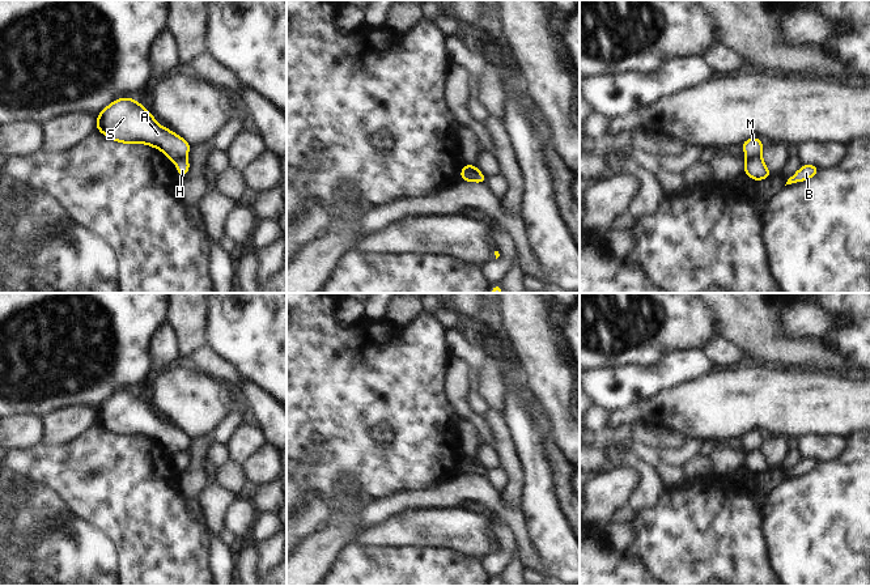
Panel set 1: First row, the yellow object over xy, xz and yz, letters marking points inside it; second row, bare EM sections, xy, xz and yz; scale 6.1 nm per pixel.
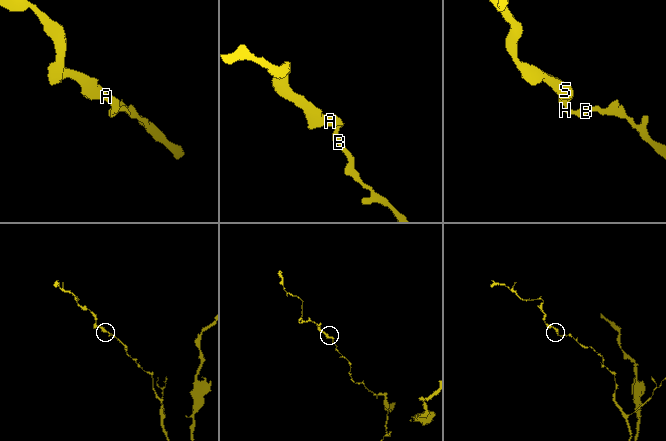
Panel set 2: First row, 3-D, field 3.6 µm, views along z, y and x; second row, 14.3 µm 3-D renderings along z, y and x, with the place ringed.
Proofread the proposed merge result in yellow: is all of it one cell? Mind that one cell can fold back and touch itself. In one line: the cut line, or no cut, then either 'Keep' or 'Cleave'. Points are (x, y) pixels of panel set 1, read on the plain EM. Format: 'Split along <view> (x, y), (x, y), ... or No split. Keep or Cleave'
Split along xz (478, 465), (474, 465), (469, 472). Cleave.

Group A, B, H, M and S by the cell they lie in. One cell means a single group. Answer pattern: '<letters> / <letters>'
A M S / B H

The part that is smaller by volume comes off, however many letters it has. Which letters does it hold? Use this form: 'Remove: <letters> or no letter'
Remove: A, M, S

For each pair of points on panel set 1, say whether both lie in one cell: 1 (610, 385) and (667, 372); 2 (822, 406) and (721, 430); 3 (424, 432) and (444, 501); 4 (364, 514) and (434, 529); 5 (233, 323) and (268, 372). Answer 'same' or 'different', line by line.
1: same
2: same
3: different
4: different
5: same

